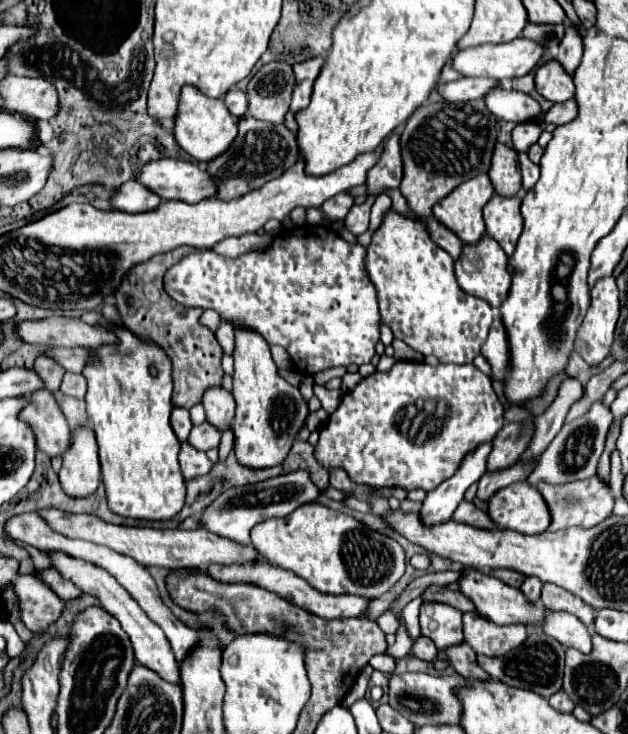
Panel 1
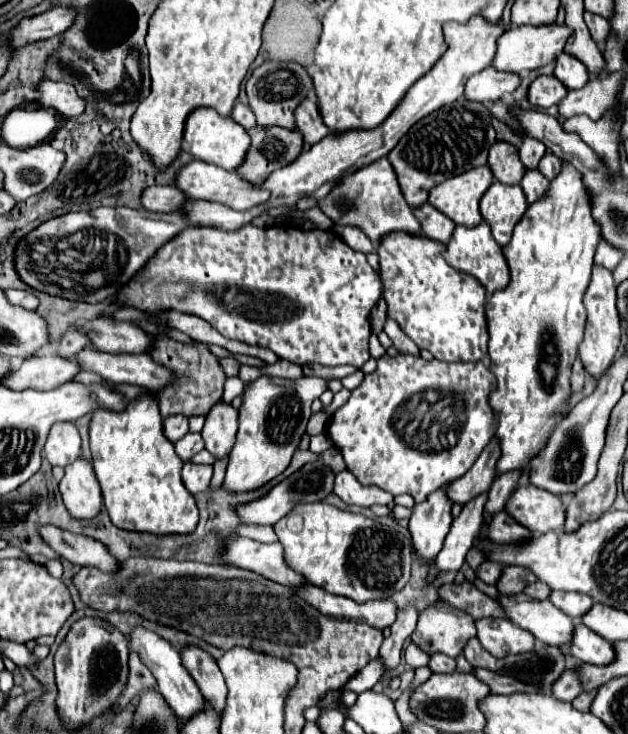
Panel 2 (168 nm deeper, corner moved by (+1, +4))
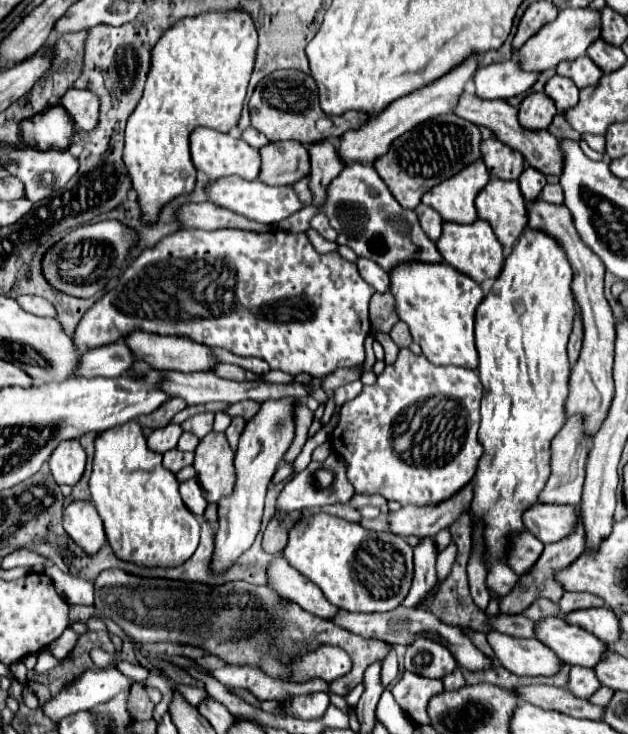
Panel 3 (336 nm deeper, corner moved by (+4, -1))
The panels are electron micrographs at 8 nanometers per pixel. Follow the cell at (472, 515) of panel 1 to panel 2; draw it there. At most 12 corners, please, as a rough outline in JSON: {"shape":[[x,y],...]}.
{"shape":[[505,511],[493,513],[487,537],[495,543],[515,543],[529,537]]}

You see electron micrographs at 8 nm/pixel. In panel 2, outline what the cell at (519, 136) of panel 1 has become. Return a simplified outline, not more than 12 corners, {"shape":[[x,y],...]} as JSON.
{"shape":[[525,137],[519,157],[527,169],[535,169],[545,153],[539,139]]}

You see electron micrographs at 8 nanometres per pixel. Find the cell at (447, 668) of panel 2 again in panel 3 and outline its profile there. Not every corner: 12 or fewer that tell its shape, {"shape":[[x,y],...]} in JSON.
{"shape":[[458,668],[448,674],[444,682],[446,690],[460,690],[466,680]]}

